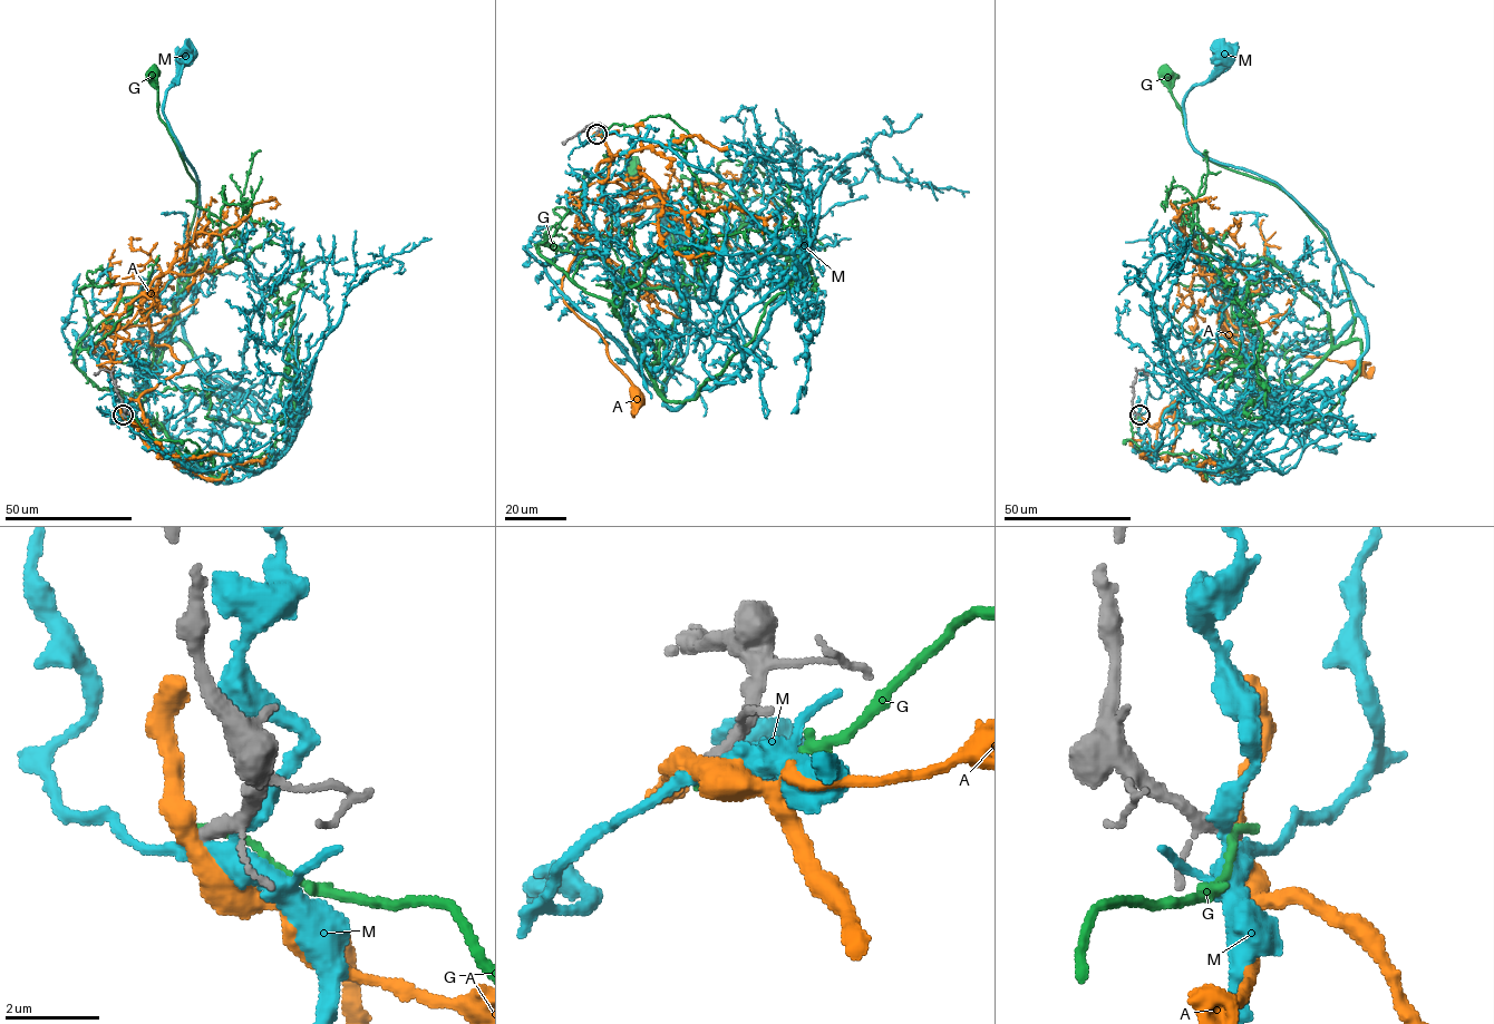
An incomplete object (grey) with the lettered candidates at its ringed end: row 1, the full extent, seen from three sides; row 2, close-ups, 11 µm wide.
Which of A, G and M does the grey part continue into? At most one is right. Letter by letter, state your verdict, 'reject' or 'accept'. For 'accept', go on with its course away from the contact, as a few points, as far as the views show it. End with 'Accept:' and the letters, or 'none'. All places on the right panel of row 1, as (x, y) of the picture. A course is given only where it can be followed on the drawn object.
A: reject
G: reject
M: reject
Accept: none

